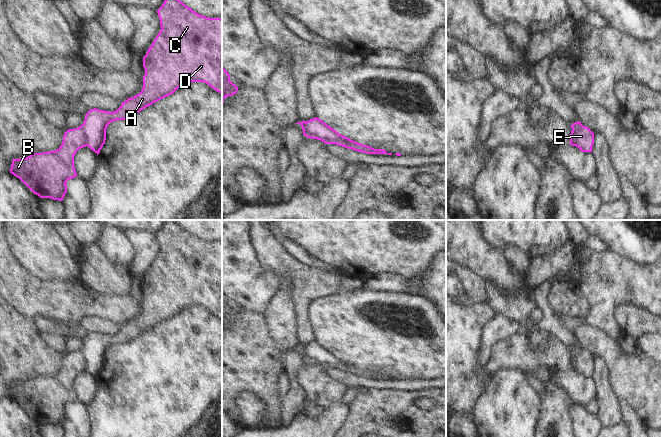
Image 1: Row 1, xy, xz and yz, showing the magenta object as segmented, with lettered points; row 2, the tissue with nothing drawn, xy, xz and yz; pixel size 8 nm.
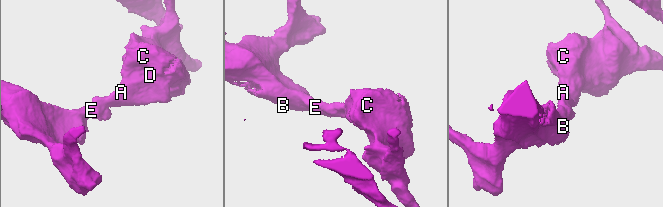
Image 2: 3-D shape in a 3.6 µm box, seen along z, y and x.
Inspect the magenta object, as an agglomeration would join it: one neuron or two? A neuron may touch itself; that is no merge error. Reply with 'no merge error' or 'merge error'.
merge error

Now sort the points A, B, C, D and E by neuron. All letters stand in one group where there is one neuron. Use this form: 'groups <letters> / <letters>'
groups A C D / B E

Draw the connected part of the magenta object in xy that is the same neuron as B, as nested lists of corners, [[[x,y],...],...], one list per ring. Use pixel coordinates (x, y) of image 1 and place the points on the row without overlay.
[[[83,350],[69,353],[57,374],[13,383],[9,395],[40,422],[62,425],[67,416],[67,405],[77,400],[74,380],[88,367]]]

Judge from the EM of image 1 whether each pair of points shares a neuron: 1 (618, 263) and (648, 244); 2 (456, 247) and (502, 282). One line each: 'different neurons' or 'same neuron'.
1: different neurons
2: same neuron

